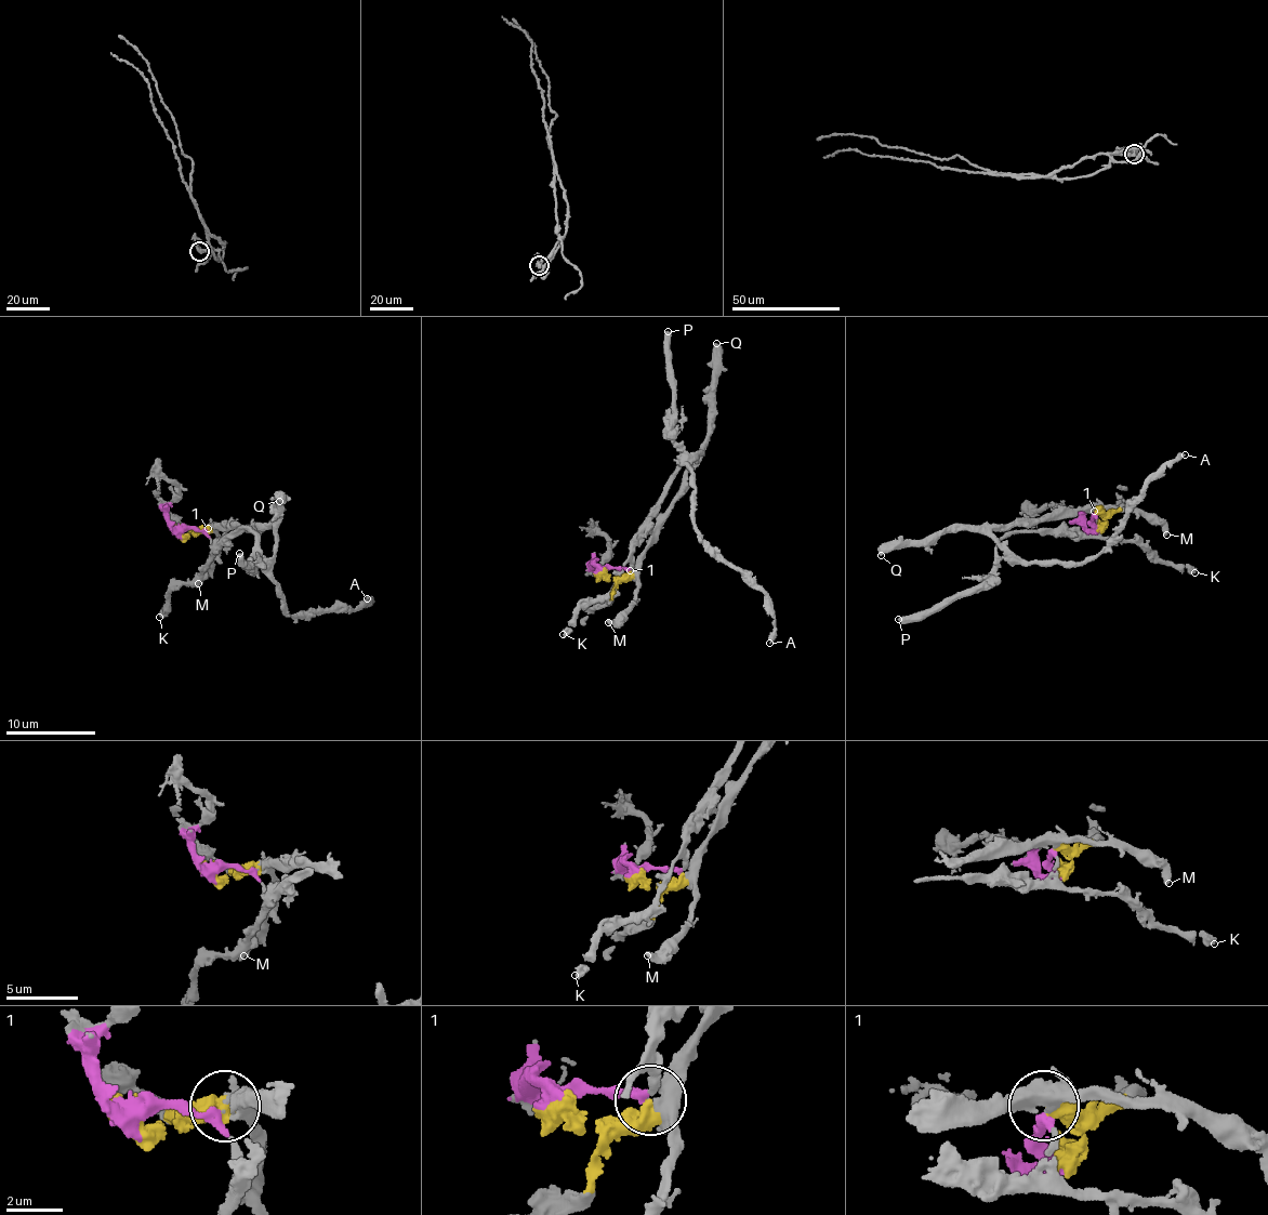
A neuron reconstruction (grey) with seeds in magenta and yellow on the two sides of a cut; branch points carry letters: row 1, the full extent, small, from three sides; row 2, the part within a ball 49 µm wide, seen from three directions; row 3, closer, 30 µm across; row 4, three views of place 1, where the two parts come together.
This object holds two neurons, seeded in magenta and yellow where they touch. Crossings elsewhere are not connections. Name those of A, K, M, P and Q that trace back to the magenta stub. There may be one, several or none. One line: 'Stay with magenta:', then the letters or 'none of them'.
Stay with magenta: K, P

